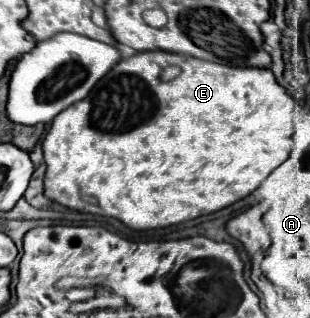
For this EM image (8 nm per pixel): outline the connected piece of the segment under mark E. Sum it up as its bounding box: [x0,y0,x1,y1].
[42,51,294,229]

